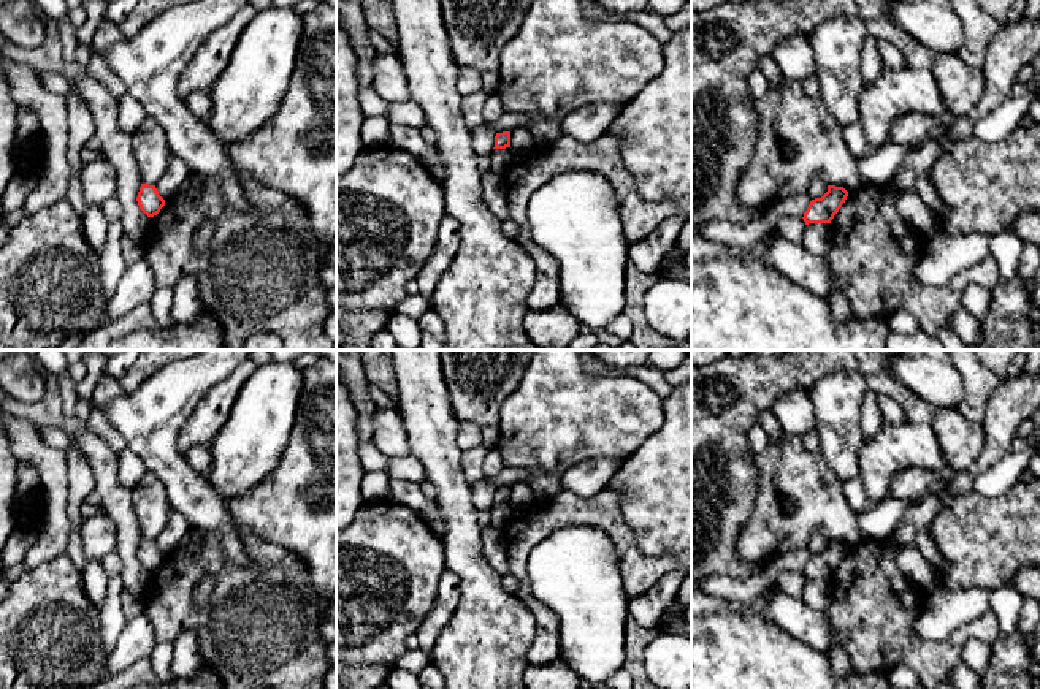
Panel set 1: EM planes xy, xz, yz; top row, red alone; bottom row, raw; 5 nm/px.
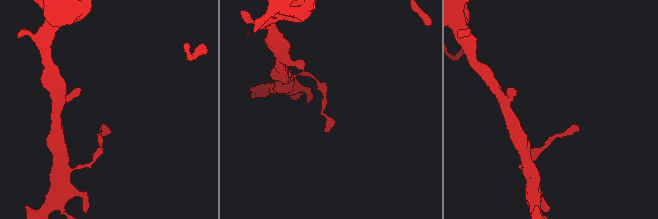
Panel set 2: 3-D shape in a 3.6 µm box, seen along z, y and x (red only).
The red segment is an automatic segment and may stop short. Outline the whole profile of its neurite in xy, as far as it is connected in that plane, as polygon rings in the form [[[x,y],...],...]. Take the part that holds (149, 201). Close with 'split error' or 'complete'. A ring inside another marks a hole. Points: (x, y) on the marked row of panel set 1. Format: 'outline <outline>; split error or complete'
outline [[[141,184],[136,201],[147,217],[157,215],[165,206],[165,200],[159,195],[155,185],[149,184]]]; complete

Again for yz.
outline [[[828,185],[828,192],[821,198],[810,201],[804,212],[804,222],[809,223],[831,223],[834,215],[845,203],[848,192],[843,187]]]; complete

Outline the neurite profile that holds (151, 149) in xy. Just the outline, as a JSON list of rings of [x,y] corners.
[[[146,116],[132,135],[132,144],[141,182],[155,185],[174,155],[163,128],[152,117]]]

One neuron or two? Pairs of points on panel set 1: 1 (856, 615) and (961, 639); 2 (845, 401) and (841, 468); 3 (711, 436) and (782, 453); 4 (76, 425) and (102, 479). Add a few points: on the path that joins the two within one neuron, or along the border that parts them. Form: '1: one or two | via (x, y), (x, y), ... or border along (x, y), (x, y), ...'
1: one | via (882, 632), (907, 650), (936, 650)
2: one | via (845, 417), (842, 452)
3: two | border along (753, 453), (753, 474), (758, 490)
4: one | via (84, 437), (102, 456), (102, 466)

